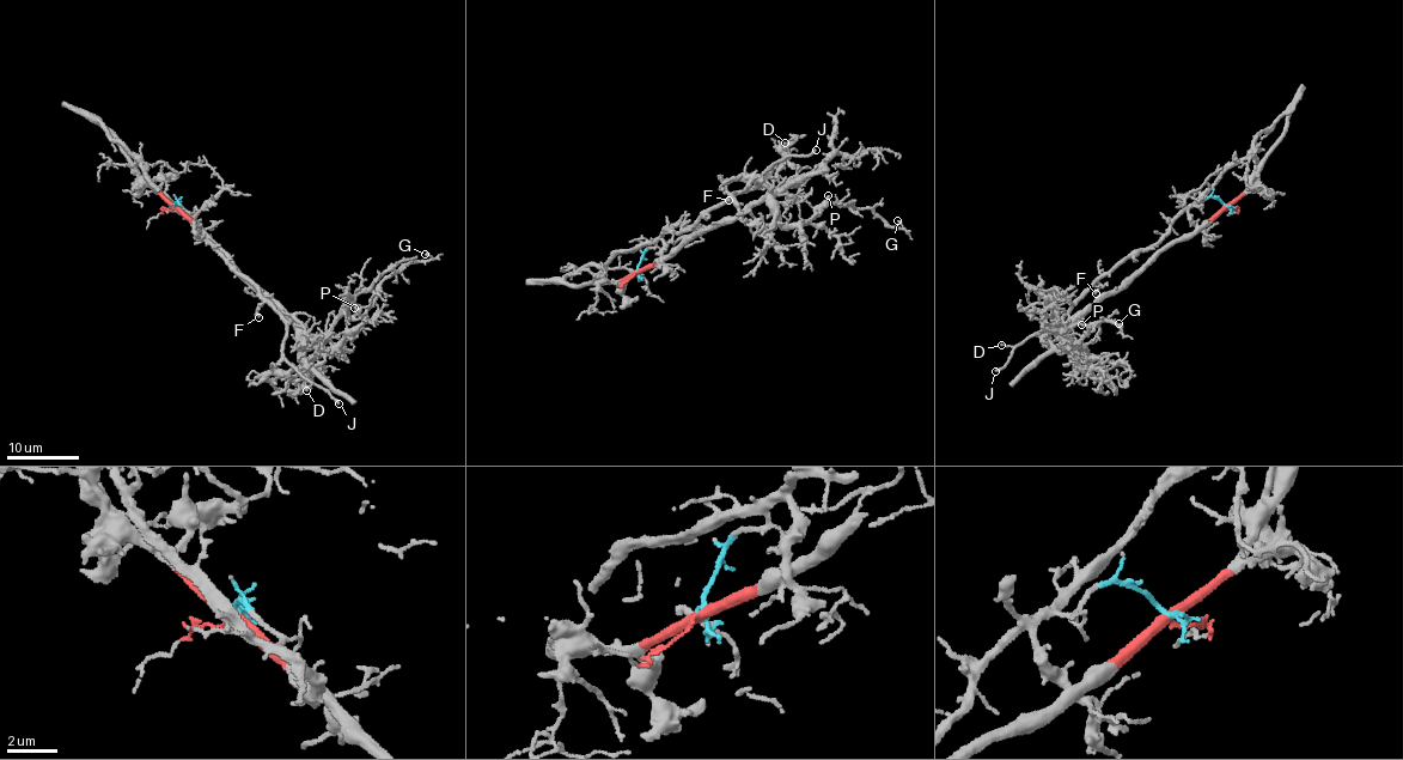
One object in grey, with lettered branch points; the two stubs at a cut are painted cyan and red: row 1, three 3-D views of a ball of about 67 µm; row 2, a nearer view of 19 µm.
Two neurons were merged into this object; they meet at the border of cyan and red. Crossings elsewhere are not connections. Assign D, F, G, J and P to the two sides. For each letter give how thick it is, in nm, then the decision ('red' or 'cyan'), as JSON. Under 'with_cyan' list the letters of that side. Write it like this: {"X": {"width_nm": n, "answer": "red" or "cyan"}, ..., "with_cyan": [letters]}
{"D": {"width_nm": 90, "answer": "cyan"}, "F": {"width_nm": 160, "answer": "cyan"}, "G": {"width_nm": 170, "answer": "red"}, "J": {"width_nm": 200, "answer": "cyan"}, "P": {"width_nm": 130, "answer": "red"}, "with_cyan": ["D", "F", "J"]}

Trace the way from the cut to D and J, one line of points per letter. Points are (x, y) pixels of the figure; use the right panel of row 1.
D: (1226, 205), (1211, 196), (1189, 205), (1154, 244), (1116, 263), (1051, 326), (1013, 346), (1001, 345)
J: (1226, 205), (1211, 196), (1189, 205), (1154, 244), (1116, 263), (1054, 323), (1017, 345), (1010, 360), (995, 371)

